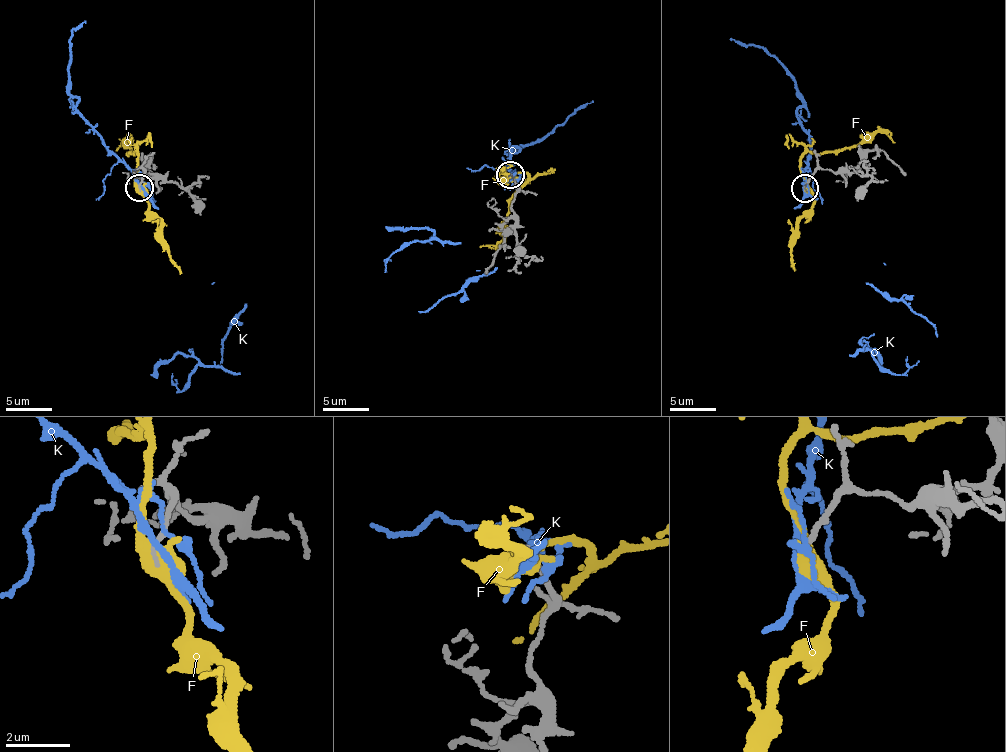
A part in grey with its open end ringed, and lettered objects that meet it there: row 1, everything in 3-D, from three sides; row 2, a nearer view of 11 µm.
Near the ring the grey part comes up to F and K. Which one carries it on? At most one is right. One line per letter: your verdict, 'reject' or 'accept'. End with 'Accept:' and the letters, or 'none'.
F: reject
K: reject
Accept: none

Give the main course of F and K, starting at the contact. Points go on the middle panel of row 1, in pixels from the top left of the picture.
F: (510, 174), (528, 173), (526, 181), (511, 200), (501, 240), (479, 247)
K: (511, 174), (424, 227), (434, 234), (428, 241), (412, 240), (394, 251), (387, 261), (391, 261)

